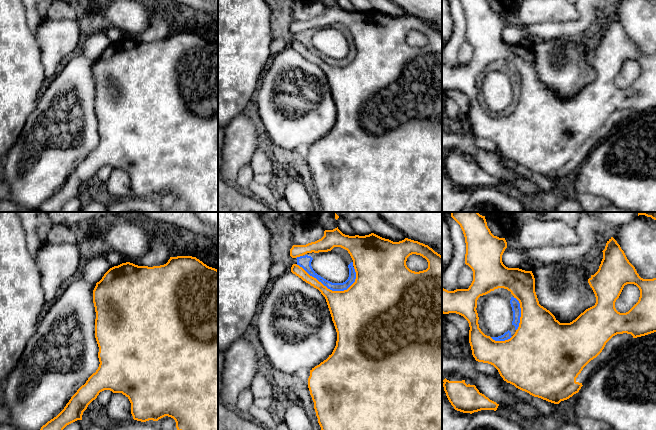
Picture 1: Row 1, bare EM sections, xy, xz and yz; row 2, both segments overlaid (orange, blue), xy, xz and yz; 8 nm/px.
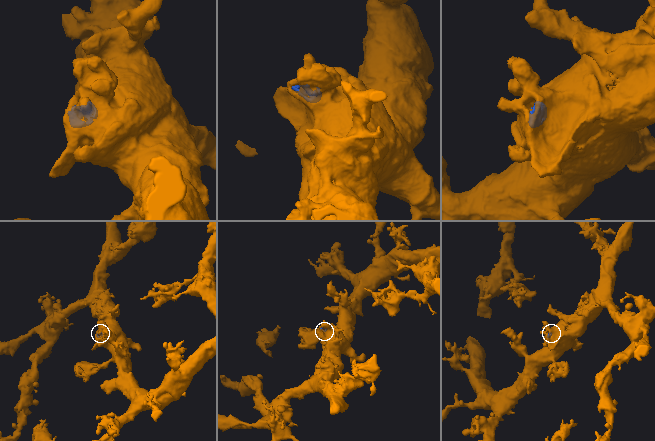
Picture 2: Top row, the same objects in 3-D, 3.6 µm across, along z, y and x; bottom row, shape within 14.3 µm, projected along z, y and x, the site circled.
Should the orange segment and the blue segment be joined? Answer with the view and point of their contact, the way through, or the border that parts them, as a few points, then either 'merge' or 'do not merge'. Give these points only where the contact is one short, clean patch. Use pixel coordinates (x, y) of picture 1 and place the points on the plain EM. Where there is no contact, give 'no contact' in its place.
meets orange in xz at (326, 63); do not merge

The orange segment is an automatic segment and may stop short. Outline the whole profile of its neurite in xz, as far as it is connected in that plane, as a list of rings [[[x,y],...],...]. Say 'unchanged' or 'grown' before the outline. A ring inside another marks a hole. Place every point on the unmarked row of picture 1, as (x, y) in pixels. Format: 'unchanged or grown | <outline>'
unchanged | [[[338,3],[333,6],[325,6],[324,12],[315,18],[306,21],[293,21],[290,25],[290,32],[297,34],[312,28],[328,28],[334,23],[347,26],[353,36],[356,55],[347,66],[332,67],[316,54],[310,52],[299,41],[293,40],[291,43],[293,50],[318,65],[325,73],[337,108],[336,122],[332,130],[312,144],[308,154],[308,164],[314,178],[314,185],[322,206],[322,212],[442,212],[442,32],[428,21],[408,14],[393,18],[374,9],[365,12],[349,12],[343,10]],[[412,30],[425,34],[428,38],[428,44],[419,48],[410,46],[406,41],[406,37]]]

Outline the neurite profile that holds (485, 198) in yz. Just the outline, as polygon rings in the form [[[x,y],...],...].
[[[481,186],[471,190],[461,212],[525,212],[525,209],[518,200],[496,187]]]

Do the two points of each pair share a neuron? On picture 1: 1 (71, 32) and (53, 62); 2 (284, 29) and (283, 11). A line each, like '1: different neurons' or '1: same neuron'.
1: same neuron
2: same neuron

